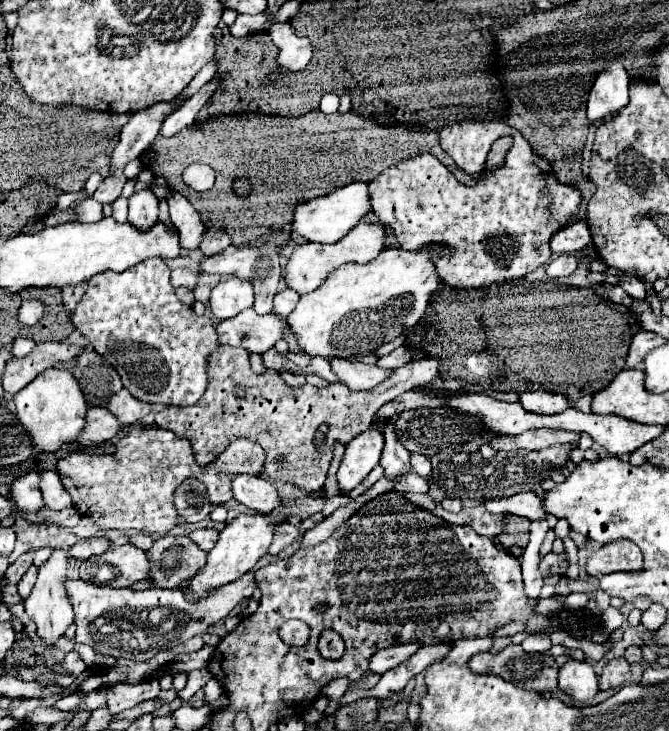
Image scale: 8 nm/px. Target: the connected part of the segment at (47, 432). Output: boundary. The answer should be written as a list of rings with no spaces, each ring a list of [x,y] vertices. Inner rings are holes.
[[[51,367],[39,373],[35,381],[31,381],[27,387],[15,393],[15,405],[17,405],[17,415],[21,425],[29,431],[35,449],[43,453],[55,453],[63,445],[71,443],[85,427],[87,403],[79,383],[75,381],[73,373],[67,369]]]

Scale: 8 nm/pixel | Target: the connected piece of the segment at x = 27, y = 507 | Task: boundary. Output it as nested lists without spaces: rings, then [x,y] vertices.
[[[27,473],[23,477],[17,477],[11,485],[9,485],[9,493],[11,493],[11,501],[27,513],[35,513],[39,509],[45,507],[43,497],[41,497],[41,489],[39,489],[39,473]]]

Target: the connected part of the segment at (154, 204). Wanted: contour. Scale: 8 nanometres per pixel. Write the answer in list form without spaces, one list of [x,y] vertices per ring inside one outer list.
[[[139,191],[129,197],[129,223],[135,225],[135,229],[151,229],[155,225],[159,215],[159,199],[153,195],[153,191]]]

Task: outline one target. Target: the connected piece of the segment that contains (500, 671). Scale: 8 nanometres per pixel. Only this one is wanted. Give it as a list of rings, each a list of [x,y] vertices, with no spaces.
[[[513,643],[507,645],[505,649],[501,649],[499,653],[487,651],[487,653],[473,655],[473,659],[469,661],[469,667],[475,673],[499,675],[501,679],[505,679],[517,687],[543,687],[543,691],[553,691],[553,687],[557,687],[559,665],[555,663],[555,659],[549,653],[525,653],[521,649],[521,645],[513,645]]]

